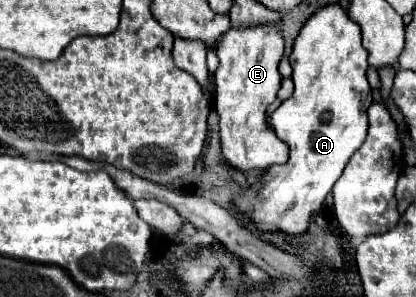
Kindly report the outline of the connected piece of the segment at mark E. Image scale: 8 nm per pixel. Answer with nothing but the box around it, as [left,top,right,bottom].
[214,26,288,172]

